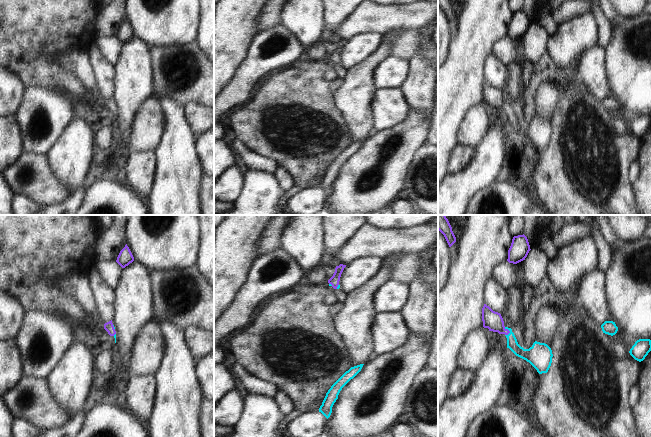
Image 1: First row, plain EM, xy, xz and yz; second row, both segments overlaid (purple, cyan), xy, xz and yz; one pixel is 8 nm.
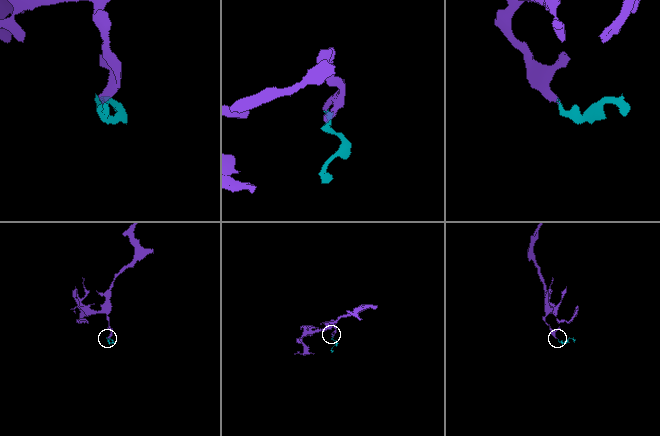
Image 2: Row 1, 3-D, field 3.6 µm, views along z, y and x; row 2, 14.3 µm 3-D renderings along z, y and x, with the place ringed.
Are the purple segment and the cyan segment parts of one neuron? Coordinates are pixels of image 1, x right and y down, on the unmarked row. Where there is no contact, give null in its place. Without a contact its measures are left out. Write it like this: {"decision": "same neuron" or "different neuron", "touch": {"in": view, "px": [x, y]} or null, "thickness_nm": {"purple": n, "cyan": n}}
{"decision": "same neuron", "touch": {"in": "yz", "px": [509, 107]}, "thickness_nm": {"purple": 150, "cyan": 100}}

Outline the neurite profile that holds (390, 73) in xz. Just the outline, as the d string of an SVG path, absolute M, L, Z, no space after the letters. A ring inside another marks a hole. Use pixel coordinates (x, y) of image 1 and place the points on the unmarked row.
M388 56L379 62L372 72L376 90L399 89L408 73L408 61Z

